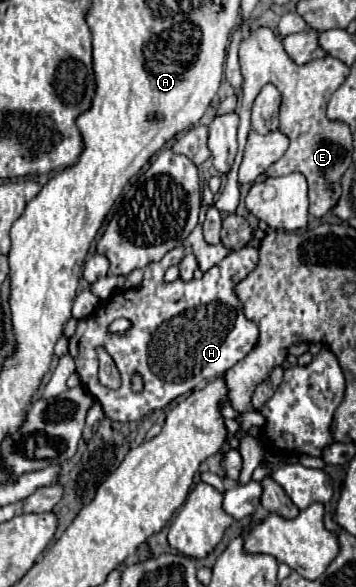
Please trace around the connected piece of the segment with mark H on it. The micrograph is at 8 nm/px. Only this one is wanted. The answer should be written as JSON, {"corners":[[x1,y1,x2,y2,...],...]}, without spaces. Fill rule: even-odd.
{"corners":[[184,246,174,248,176,252,168,252,160,262,148,264,144,268,144,282,138,288,126,288,110,296,108,300,102,302,98,312,90,318,78,320,74,336,68,340,68,350,70,356,74,358,76,364,76,374,80,376,82,386,102,404,104,416,110,420,118,422,128,422,128,420,140,420,152,410,168,406,174,398,194,390,208,378,216,378,224,374,228,368,232,368,238,360,248,356,258,342,258,324,248,320,242,312,242,302,238,296,234,296,234,288,240,280,244,280,256,266,258,266,258,248,240,248,232,254,228,254,222,262,214,264,206,274,204,280,192,280,192,282,164,282,164,272,170,266,176,266,182,262,182,256,186,254],[126,318,132,322,132,328,126,334,112,334,108,328,114,320],[102,346,116,362,120,376,122,376,122,386,120,390,110,390,98,382,98,356,96,348],[140,374,144,388,140,392,132,390,132,376]]}

